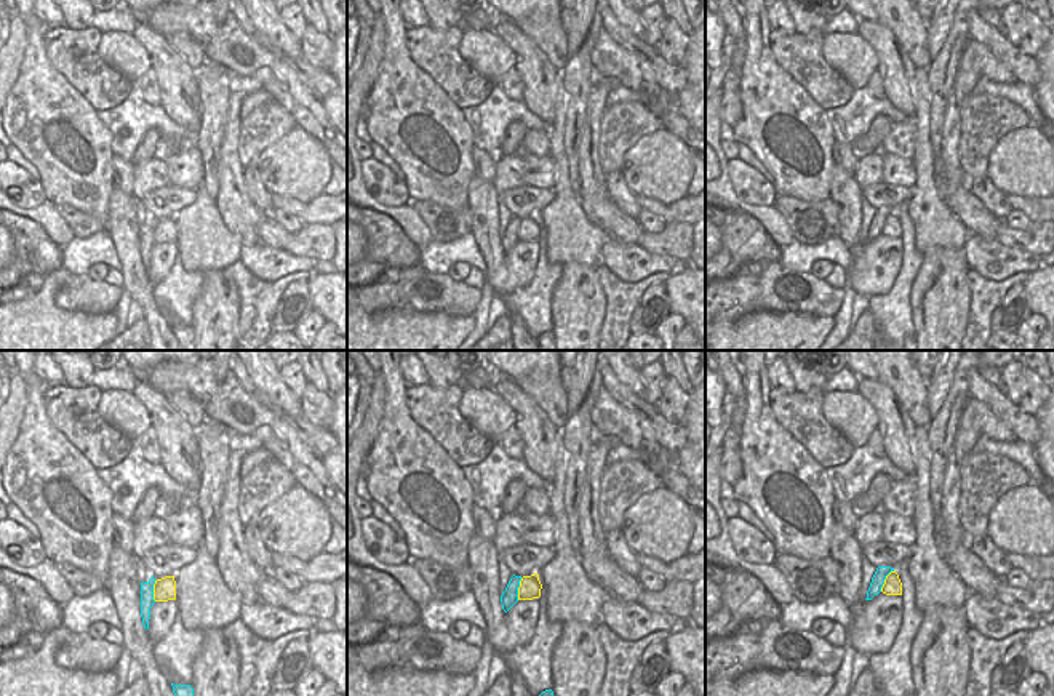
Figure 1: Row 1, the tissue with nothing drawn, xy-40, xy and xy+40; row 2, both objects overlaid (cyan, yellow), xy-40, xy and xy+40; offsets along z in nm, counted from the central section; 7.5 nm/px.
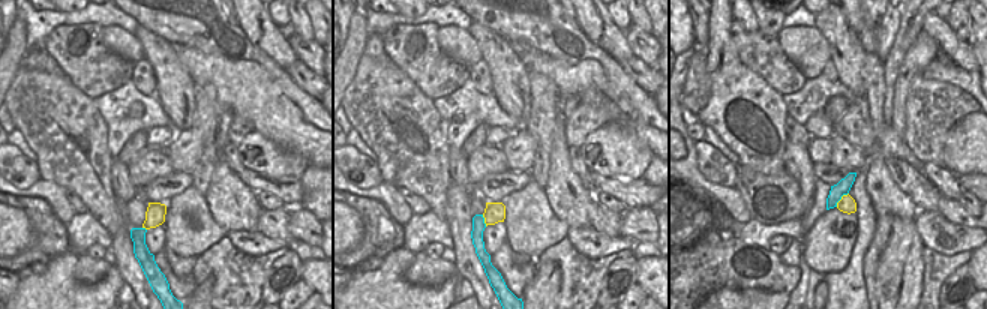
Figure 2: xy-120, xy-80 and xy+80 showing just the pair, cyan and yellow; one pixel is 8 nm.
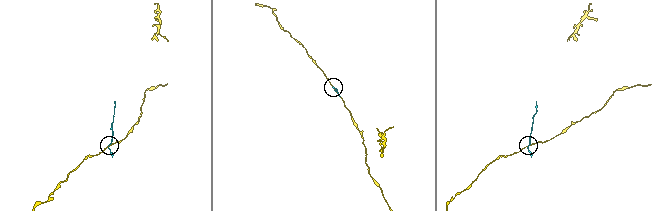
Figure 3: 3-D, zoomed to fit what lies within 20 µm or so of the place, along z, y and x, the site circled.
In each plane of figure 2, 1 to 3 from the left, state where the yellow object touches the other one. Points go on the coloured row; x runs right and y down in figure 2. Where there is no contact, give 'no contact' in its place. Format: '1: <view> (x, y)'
1: xy-120 (144, 228)
2: xy-80 (483, 221)
3: xy+80 (840, 198)

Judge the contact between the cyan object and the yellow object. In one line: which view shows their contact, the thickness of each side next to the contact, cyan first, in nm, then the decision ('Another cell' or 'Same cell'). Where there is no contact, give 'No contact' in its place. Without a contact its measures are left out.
Touches cyan in xy+40. Thickness 100 nm (cyan) against 140 nm. Another cell

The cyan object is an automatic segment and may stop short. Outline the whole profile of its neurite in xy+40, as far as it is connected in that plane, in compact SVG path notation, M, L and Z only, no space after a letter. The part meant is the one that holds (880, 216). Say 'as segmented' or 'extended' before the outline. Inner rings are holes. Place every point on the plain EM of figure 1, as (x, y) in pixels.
as segmented | M878 208L876 210L876 213L872 219L870 229L867 232L867 240L865 242L872 242L875 237L878 237L881 234L884 221L891 213L894 213L894 210L891 210L891 208Z

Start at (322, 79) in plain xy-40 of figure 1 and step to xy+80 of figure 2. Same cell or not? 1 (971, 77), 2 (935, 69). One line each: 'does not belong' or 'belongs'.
1: does not belong
2: does not belong

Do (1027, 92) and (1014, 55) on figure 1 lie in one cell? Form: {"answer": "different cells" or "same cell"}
{"answer": "different cells"}

